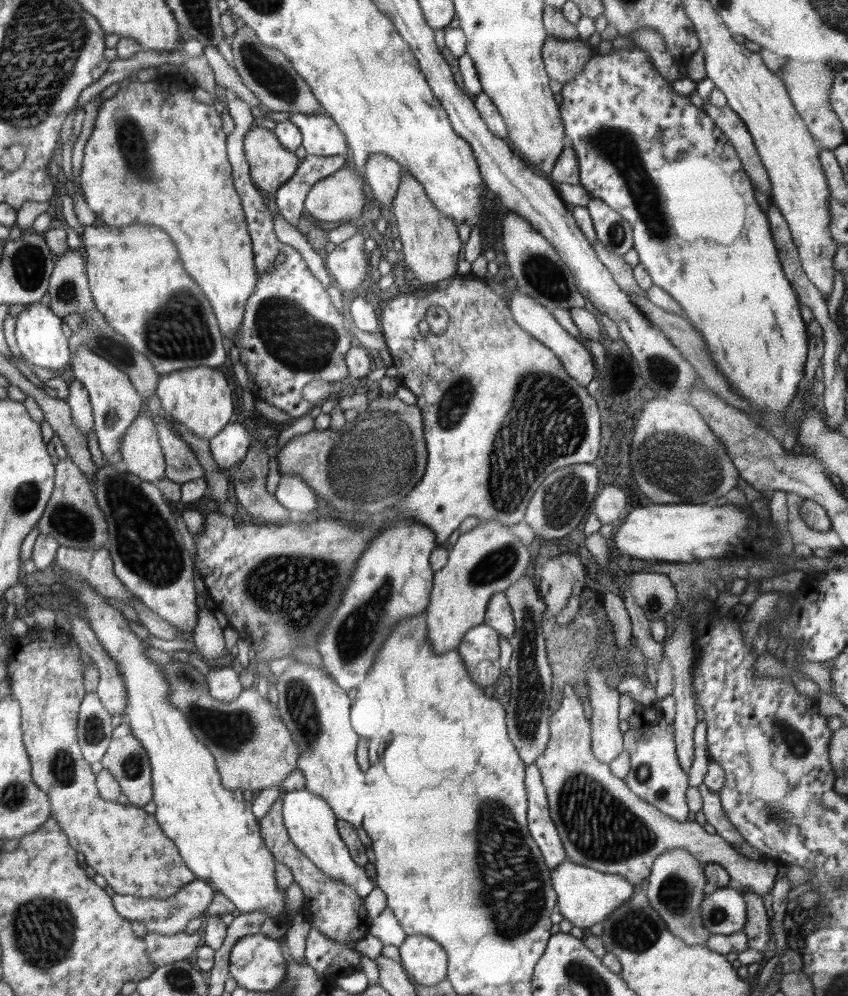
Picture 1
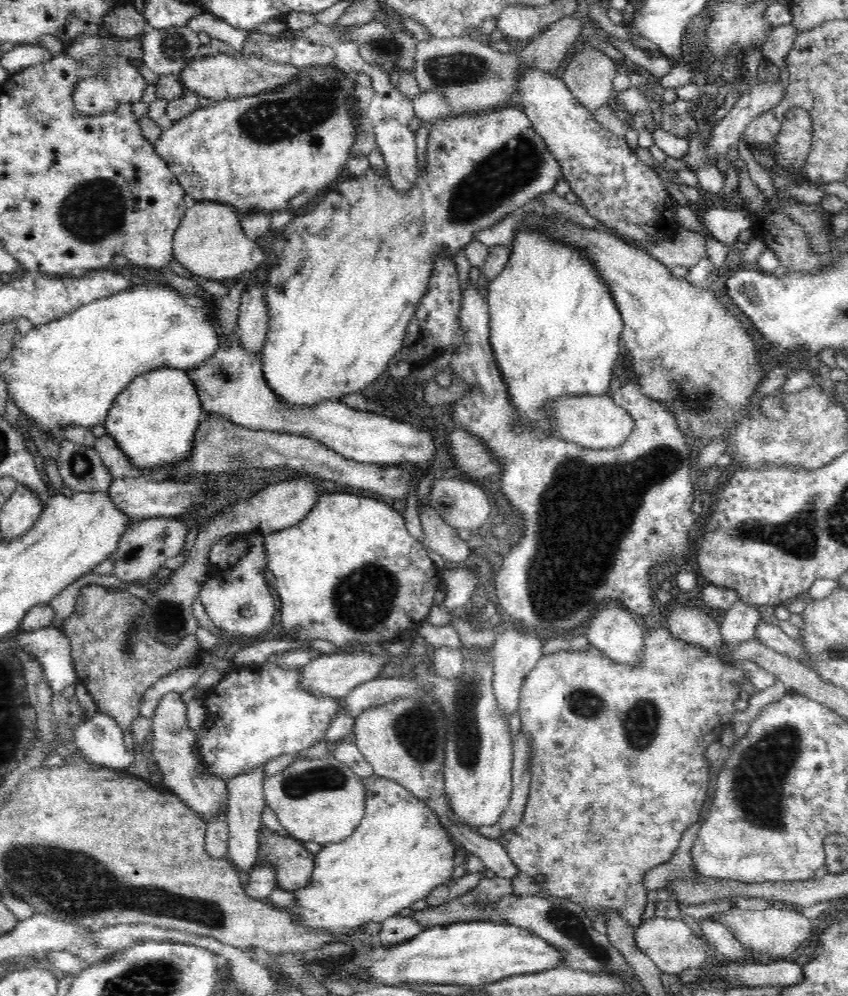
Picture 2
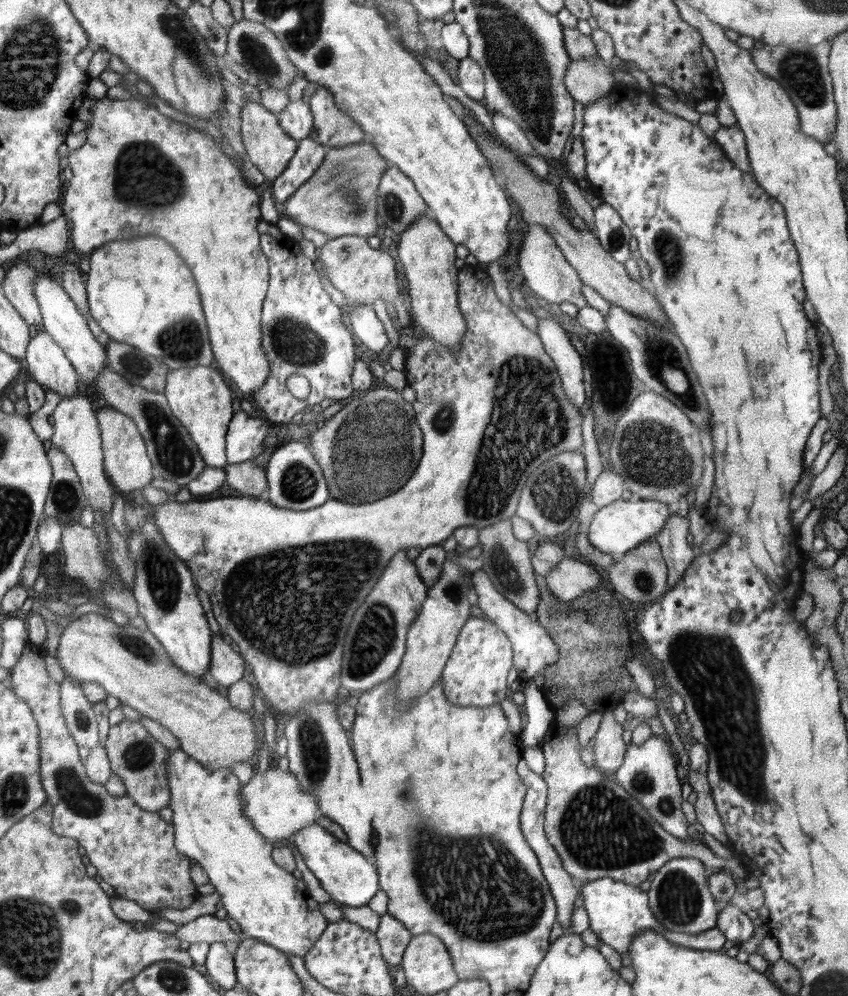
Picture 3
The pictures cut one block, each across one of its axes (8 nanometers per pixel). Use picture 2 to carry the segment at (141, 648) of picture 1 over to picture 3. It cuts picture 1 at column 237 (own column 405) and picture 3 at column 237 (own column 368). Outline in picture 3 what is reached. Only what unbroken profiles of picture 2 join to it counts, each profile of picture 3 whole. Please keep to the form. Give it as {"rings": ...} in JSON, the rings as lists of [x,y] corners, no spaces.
{"rings":[[[169,750],[167,758],[168,787],[170,787],[170,806],[172,825],[175,832],[175,846],[180,855],[197,862],[209,876],[222,901],[227,917],[234,919],[244,932],[244,936],[272,945],[285,952],[287,956],[302,957],[308,954],[309,948],[320,938],[329,922],[320,913],[320,906],[314,901],[303,879],[298,879],[291,872],[280,868],[273,859],[272,843],[258,832],[252,822],[242,816],[240,808],[240,781],[232,770],[219,768],[208,770],[196,759],[188,756],[183,750]]]}

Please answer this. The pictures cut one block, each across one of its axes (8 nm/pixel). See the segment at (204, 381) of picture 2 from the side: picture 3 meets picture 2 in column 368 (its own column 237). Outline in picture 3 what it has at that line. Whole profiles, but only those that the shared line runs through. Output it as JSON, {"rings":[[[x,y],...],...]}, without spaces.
{"rings":[[[245,411],[232,415],[226,434],[227,462],[246,462],[263,454],[265,448],[277,444],[276,433],[270,431],[271,423],[266,418],[252,417]]]}

